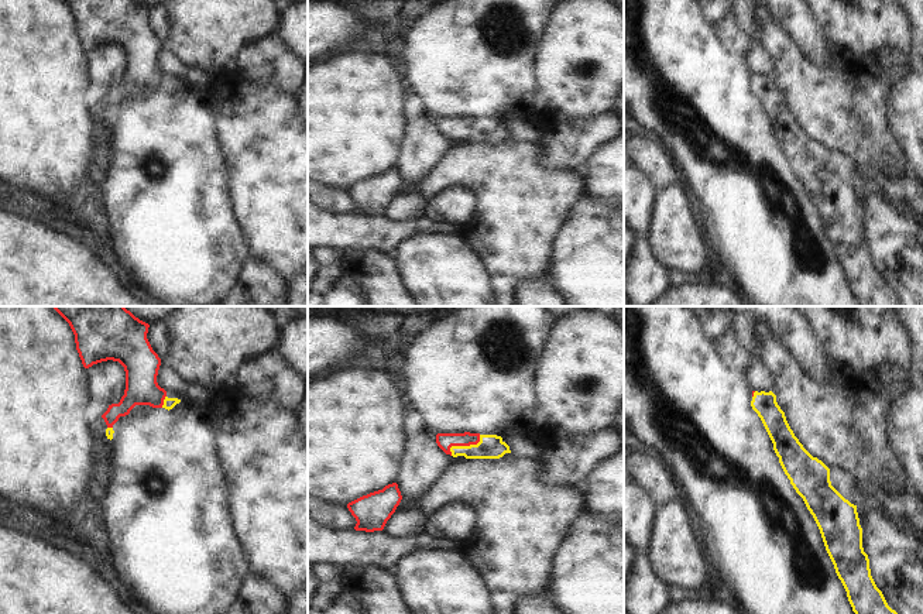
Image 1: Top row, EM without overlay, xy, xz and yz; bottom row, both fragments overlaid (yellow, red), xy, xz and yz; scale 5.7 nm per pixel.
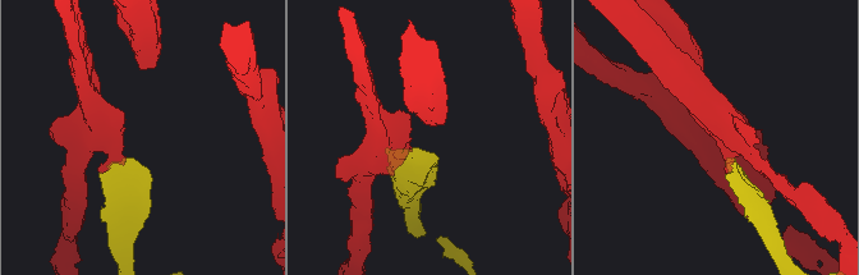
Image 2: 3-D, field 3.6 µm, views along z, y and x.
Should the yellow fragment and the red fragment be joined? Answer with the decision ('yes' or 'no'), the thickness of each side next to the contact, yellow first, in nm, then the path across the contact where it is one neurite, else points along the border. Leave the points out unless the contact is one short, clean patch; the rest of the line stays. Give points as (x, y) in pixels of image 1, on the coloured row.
yes; calibres 140 and 100 nm; way xz (490, 446), (463, 446), (445, 441)

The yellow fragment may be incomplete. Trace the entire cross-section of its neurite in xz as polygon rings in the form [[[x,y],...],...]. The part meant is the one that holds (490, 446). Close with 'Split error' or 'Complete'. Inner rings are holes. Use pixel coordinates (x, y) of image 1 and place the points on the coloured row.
[[[438,433],[438,446],[453,457],[464,456],[466,459],[500,459],[511,453],[509,446],[497,435],[480,433]]]. Split error

